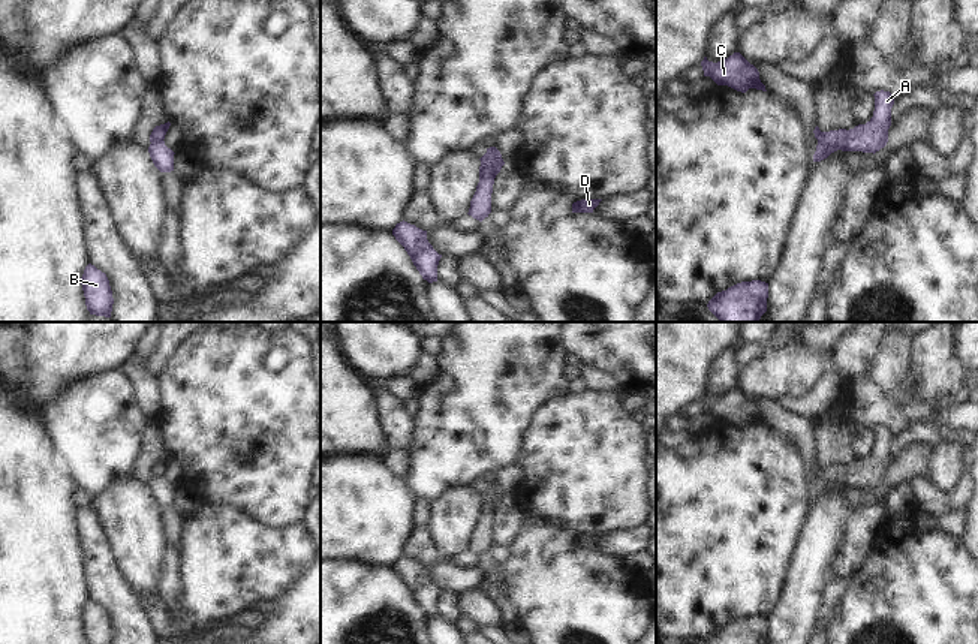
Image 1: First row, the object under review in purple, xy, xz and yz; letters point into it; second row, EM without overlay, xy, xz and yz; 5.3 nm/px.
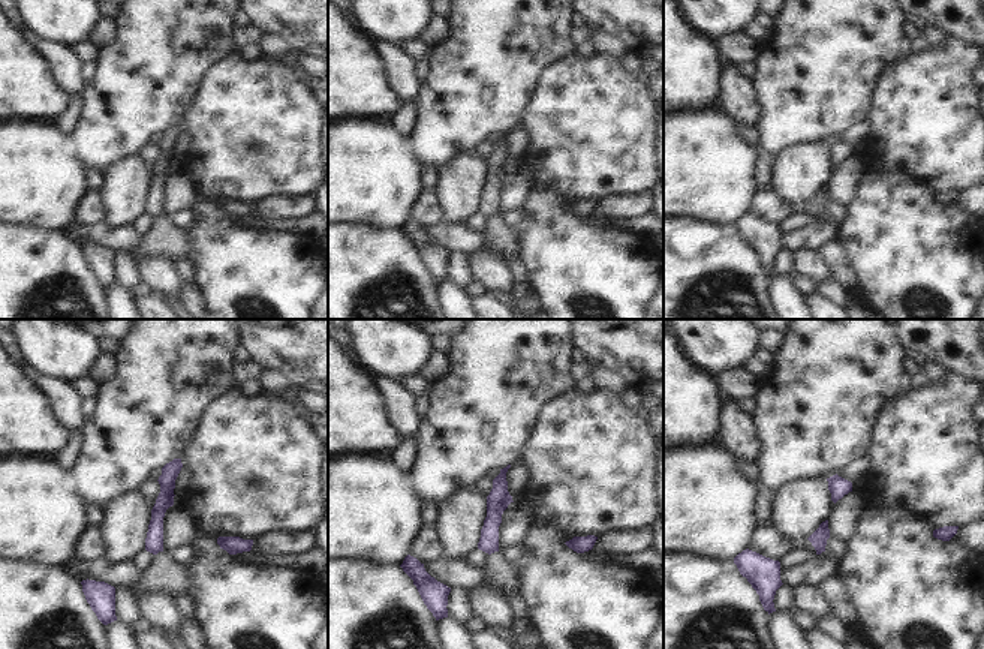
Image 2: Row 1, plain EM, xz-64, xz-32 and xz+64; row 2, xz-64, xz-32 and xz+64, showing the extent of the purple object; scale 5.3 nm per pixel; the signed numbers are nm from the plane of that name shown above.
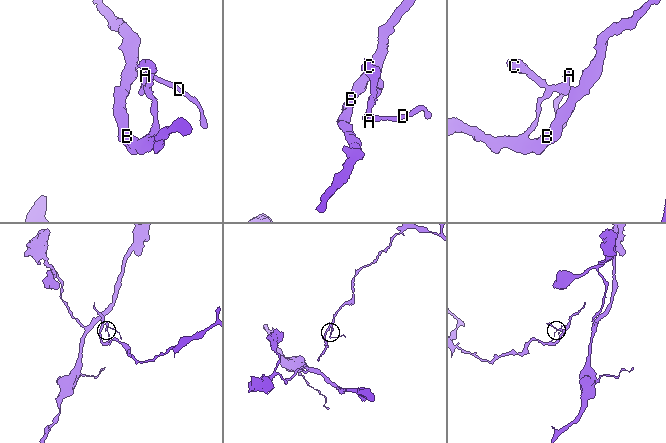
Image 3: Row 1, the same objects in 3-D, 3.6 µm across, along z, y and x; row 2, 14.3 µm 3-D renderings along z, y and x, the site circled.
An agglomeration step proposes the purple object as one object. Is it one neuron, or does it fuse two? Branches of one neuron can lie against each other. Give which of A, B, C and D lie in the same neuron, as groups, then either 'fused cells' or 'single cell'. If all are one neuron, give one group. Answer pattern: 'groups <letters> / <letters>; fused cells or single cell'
groups A C D / B; fused cells

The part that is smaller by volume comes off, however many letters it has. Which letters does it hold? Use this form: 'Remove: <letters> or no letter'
Remove: A, C, D

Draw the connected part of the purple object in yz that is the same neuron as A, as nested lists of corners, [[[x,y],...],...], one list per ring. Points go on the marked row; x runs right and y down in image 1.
[[[876,91],[873,117],[866,124],[854,129],[839,129],[821,132],[816,126],[813,133],[818,142],[842,151],[876,153],[888,142],[888,129],[891,126],[891,108],[894,97],[890,91]]]

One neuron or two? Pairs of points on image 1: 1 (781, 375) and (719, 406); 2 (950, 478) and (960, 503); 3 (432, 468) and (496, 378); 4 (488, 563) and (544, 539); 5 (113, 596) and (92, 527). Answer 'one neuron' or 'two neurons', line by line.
1: two neurons
2: two neurons
3: one neuron
4: two neurons
5: one neuron

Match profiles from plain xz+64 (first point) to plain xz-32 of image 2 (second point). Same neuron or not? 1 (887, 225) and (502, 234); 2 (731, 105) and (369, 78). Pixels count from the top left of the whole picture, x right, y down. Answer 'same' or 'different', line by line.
1: different
2: different

